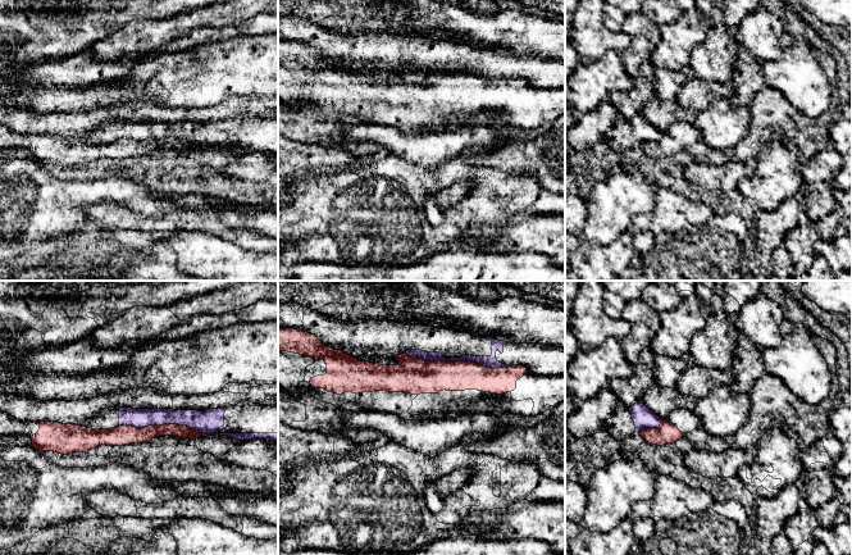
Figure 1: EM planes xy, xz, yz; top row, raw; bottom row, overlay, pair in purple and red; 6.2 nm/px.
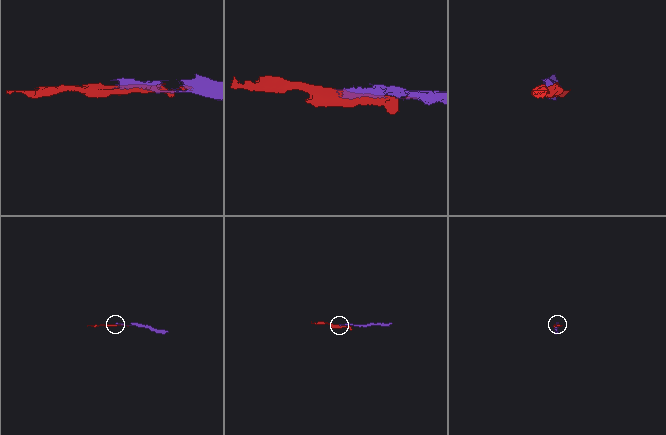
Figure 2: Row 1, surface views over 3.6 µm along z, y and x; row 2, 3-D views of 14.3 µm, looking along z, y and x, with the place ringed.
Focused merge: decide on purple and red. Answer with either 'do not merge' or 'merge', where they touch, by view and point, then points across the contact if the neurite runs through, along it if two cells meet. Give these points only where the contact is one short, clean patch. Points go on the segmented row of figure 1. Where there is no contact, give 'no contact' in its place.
do not merge; meets purple in xz at (458, 360)

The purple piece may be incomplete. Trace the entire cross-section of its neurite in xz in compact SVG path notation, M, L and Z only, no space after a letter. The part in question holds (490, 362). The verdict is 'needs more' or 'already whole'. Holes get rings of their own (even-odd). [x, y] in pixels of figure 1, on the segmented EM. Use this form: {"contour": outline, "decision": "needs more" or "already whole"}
{"contour": "M278 302L278 328L311 333L328 347L379 365L397 365L396 356L407 354L425 361L466 360L492 369L523 365L536 374L565 373L564 347L504 342L434 322L343 322L297 302Z", "decision": "needs more"}

